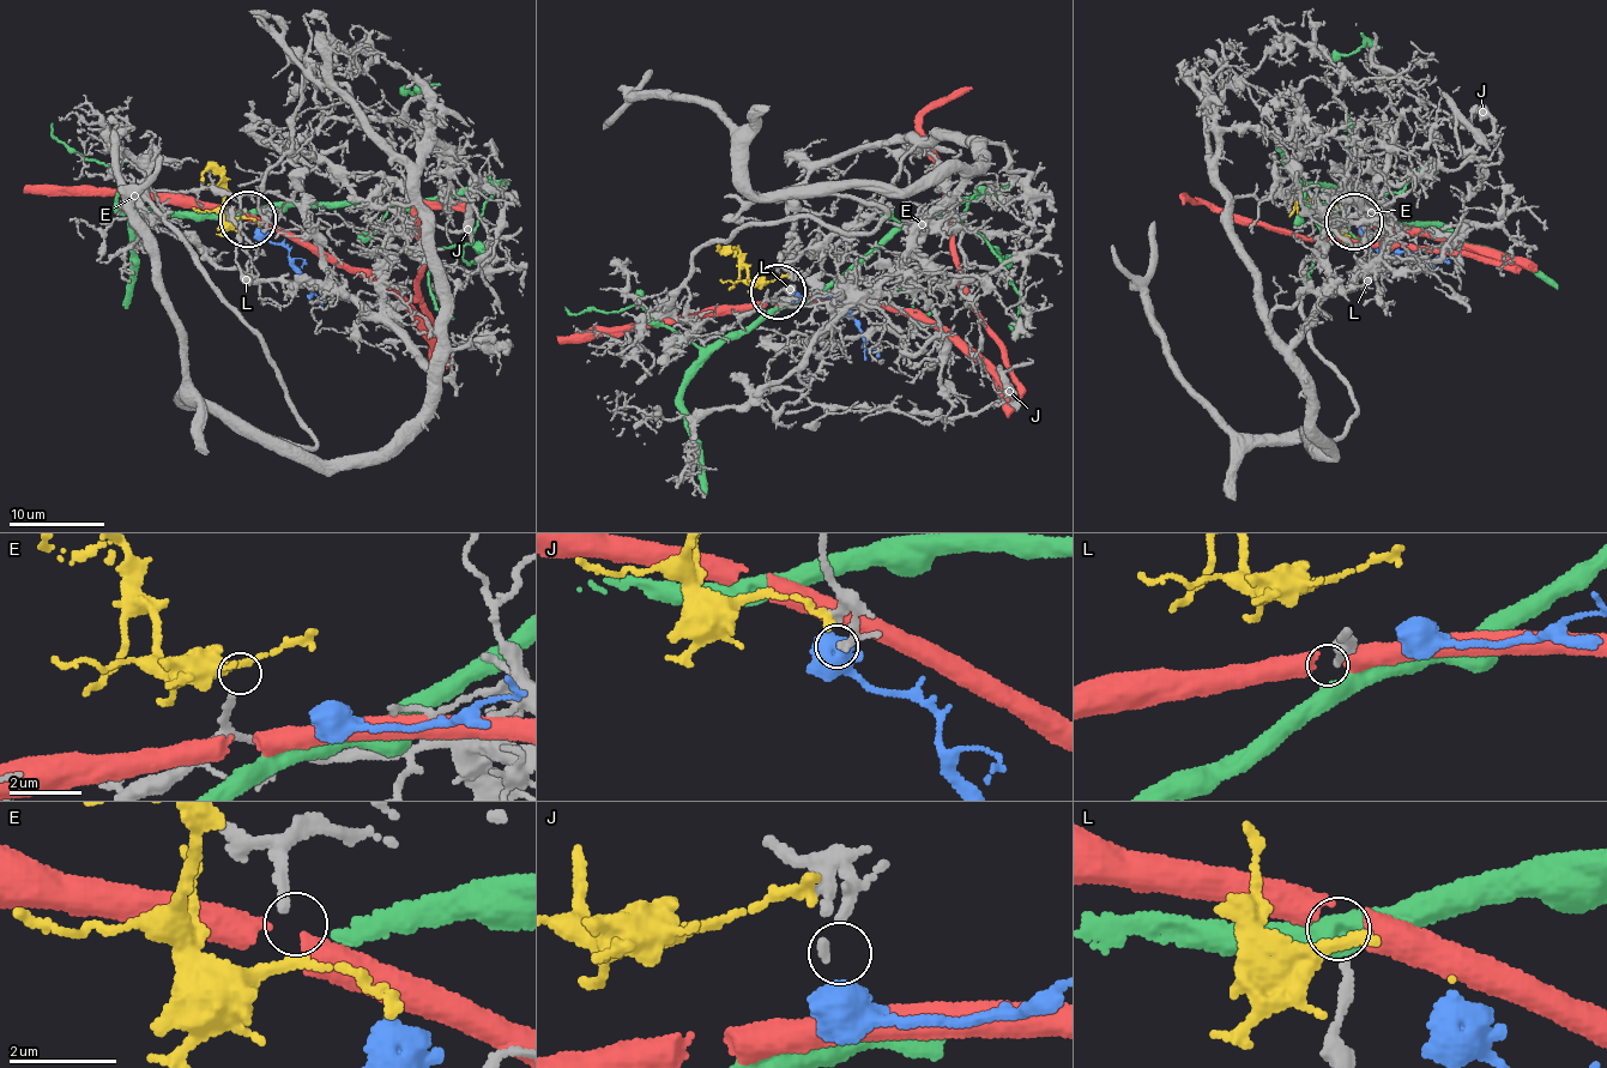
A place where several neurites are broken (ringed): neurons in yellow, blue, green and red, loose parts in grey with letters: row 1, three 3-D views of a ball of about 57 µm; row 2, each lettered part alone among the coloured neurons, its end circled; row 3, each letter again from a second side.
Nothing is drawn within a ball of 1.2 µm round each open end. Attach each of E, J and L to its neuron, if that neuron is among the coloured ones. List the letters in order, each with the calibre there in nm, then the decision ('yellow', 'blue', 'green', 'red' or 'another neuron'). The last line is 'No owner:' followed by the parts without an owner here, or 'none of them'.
E: calibre 180 nm; yellow
J: calibre 150 nm; blue
L: calibre 160 nm; green
No owner: none of them

